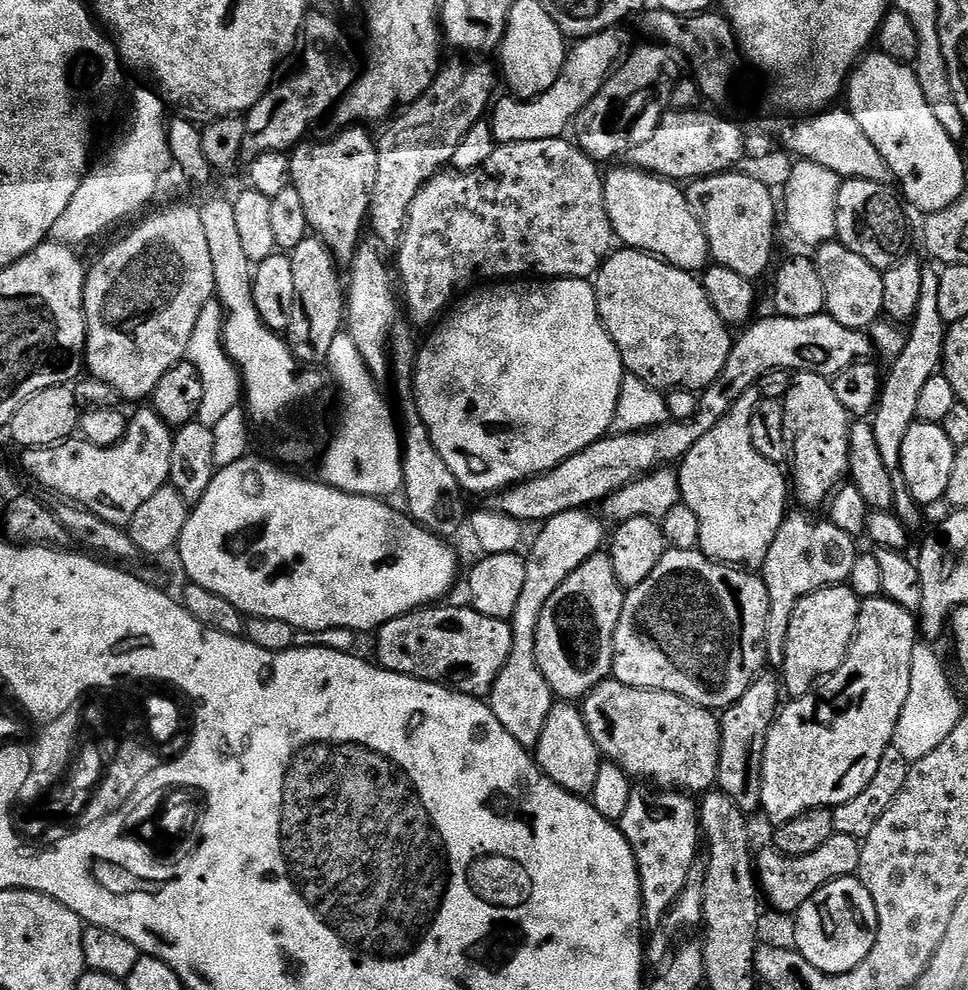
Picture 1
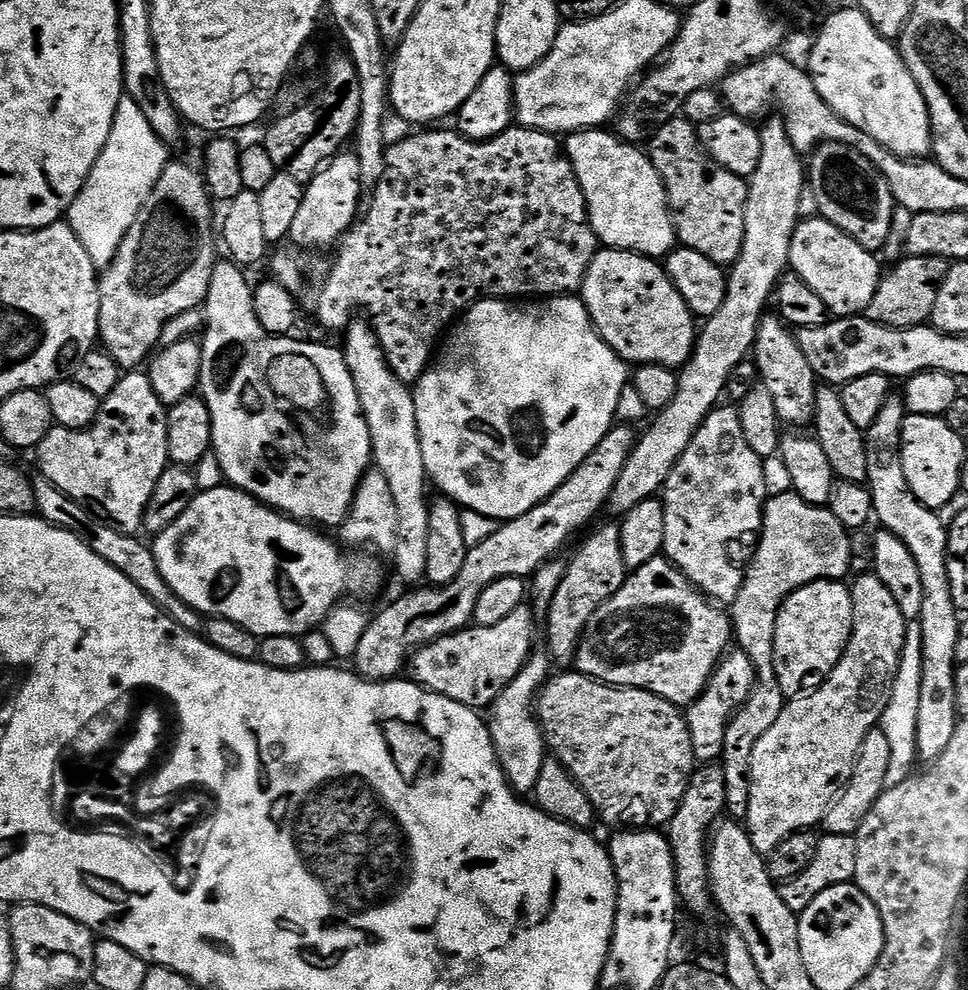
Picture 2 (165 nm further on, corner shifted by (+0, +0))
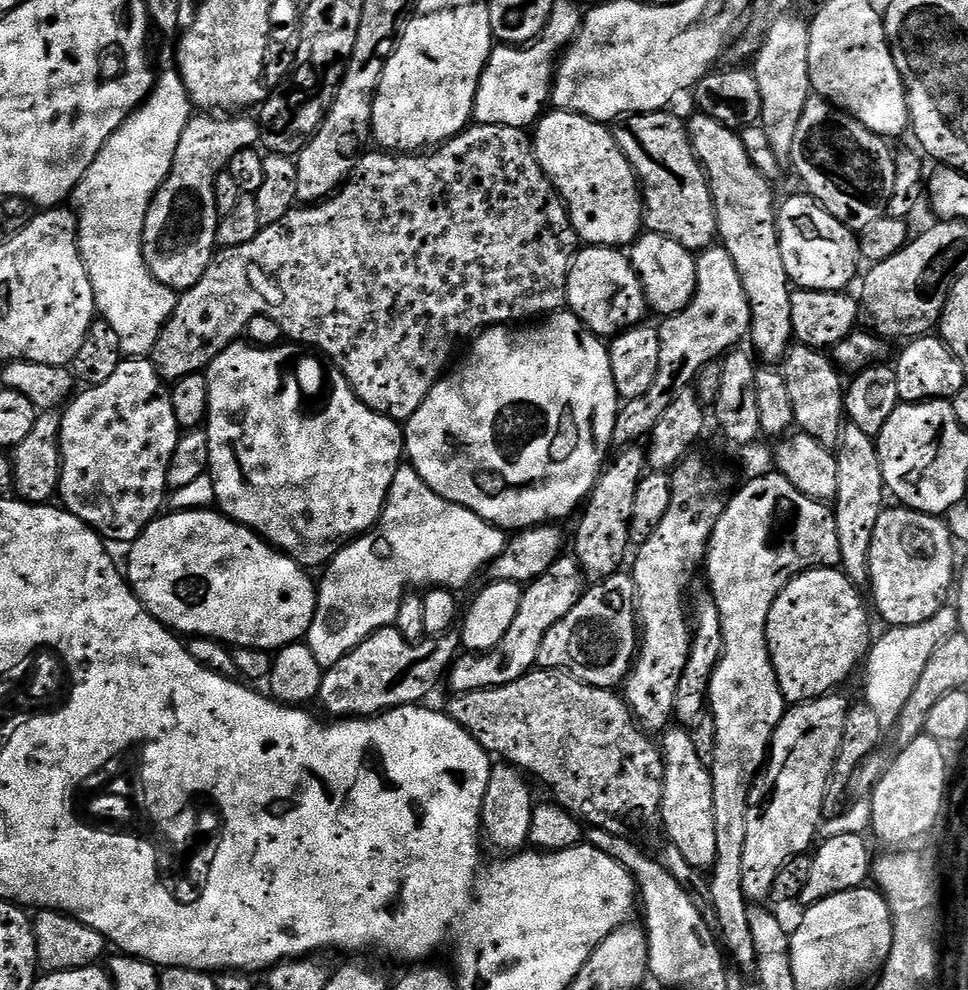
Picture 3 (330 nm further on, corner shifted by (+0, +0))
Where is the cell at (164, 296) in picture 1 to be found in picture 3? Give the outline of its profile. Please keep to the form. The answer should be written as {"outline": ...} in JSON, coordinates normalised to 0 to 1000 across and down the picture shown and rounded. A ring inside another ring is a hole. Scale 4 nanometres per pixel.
{"outline":[[[202,115],[195,121],[192,131],[188,131],[188,139],[184,139],[184,152],[180,152],[180,164],[176,168],[176,176],[157,201],[157,207],[151,218],[149,229],[149,260],[155,277],[167,289],[179,291],[183,297],[192,294],[196,289],[213,277],[225,254],[223,230],[227,227],[227,217],[223,215],[221,204],[221,188],[225,184],[225,176],[236,169],[238,160],[255,149],[264,149],[269,145],[269,126],[256,115],[240,115],[228,119],[223,115]]]}

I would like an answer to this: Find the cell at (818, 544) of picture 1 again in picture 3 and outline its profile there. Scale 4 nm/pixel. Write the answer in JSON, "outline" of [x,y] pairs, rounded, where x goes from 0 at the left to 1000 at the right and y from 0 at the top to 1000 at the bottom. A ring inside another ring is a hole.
{"outline":[[[800,476],[791,479],[790,482],[778,481],[769,485],[770,489],[759,498],[755,498],[752,510],[748,513],[746,523],[742,523],[742,527],[736,536],[736,544],[731,547],[731,560],[729,563],[729,578],[731,574],[731,586],[736,602],[740,605],[742,612],[742,620],[746,628],[746,644],[748,645],[748,656],[746,657],[746,665],[742,669],[742,673],[738,677],[738,681],[731,690],[731,709],[730,714],[736,719],[736,728],[733,734],[740,745],[740,753],[736,755],[736,766],[733,769],[733,779],[736,781],[736,793],[738,794],[738,838],[742,841],[742,859],[740,860],[740,870],[733,878],[733,908],[736,911],[736,921],[739,936],[742,938],[743,948],[746,951],[747,957],[750,959],[751,965],[754,967],[755,973],[760,976],[769,976],[764,974],[780,975],[781,961],[779,960],[779,943],[775,939],[775,916],[774,910],[769,908],[769,900],[767,899],[767,863],[771,856],[771,830],[775,819],[775,811],[773,807],[777,804],[777,784],[784,785],[787,777],[790,775],[793,767],[793,762],[798,754],[798,746],[802,740],[802,735],[808,729],[812,718],[812,708],[808,697],[804,693],[804,685],[802,678],[798,672],[795,665],[795,657],[793,656],[793,645],[791,644],[791,628],[795,624],[795,612],[800,612],[800,608],[804,604],[804,600],[808,600],[808,596],[820,583],[826,582],[830,578],[837,574],[862,574],[868,569],[868,556],[866,554],[866,531],[864,530],[864,522],[861,514],[854,508],[838,505],[833,499],[829,499],[819,489],[817,489],[808,478]]]}

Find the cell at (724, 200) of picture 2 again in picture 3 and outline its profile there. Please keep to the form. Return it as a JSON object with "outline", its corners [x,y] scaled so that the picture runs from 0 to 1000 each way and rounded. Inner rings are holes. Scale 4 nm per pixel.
{"outline":[[[694,111],[659,113],[644,118],[635,126],[634,136],[661,184],[665,204],[665,230],[676,236],[696,240],[696,244],[709,248],[709,253],[717,257],[728,255],[730,251],[737,249],[741,245],[742,235],[740,209],[736,203],[736,188],[731,185],[731,178],[727,175],[727,170],[715,151],[710,124],[706,120],[702,122]]]}

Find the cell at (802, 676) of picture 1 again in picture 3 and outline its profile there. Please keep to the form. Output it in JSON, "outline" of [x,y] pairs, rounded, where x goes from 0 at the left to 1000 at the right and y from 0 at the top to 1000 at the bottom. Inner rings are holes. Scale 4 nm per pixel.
{"outline":[[[867,573],[837,574],[826,582],[820,583],[810,593],[808,600],[804,600],[800,612],[795,612],[795,624],[791,628],[793,656],[804,685],[804,693],[815,712],[832,711],[835,707],[844,707],[847,703],[863,700],[867,696],[864,694],[874,690],[876,682],[884,674],[889,674],[890,668],[899,658],[899,614],[895,606],[893,611],[888,598],[886,591]]]}

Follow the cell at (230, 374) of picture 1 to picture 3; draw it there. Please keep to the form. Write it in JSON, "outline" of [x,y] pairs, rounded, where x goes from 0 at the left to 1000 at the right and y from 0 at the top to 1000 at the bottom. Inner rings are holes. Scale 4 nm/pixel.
{"outline":[[[166,72],[162,76],[161,84],[152,101],[115,137],[110,147],[105,147],[101,160],[97,160],[93,172],[89,172],[76,195],[83,256],[93,277],[99,313],[102,322],[118,329],[119,335],[122,336],[125,357],[132,362],[149,362],[156,357],[167,337],[169,326],[180,317],[184,302],[184,297],[179,291],[167,289],[167,285],[163,285],[155,277],[149,260],[151,218],[157,201],[161,199],[170,180],[176,176],[180,152],[184,152],[184,139],[188,139],[188,131],[192,131],[195,121],[200,116],[200,106],[194,98],[193,91],[188,87],[178,89],[178,81],[180,85],[179,74],[177,77],[176,74]]]}

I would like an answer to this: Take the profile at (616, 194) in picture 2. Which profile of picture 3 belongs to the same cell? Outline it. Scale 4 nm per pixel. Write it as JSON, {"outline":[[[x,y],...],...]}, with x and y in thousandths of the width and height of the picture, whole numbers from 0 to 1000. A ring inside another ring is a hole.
{"outline":[[[566,111],[552,126],[552,148],[560,172],[582,200],[595,237],[604,247],[644,252],[657,245],[665,230],[663,191],[657,173],[625,126],[592,113]]]}

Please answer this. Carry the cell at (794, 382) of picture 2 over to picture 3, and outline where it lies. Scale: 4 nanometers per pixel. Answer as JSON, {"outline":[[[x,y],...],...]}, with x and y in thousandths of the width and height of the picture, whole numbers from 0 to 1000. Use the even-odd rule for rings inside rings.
{"outline":[[[719,115],[716,121],[710,122],[710,126],[717,156],[736,188],[743,245],[752,254],[754,261],[758,261],[762,281],[767,281],[767,289],[771,289],[777,318],[776,351],[786,365],[789,363],[790,369],[805,369],[820,347],[816,325],[816,301],[820,291],[808,265],[802,231],[804,202],[798,199],[799,187],[781,171],[779,164],[775,164],[775,156],[771,156],[771,147],[767,147],[763,132],[746,127],[746,123],[726,115]]]}

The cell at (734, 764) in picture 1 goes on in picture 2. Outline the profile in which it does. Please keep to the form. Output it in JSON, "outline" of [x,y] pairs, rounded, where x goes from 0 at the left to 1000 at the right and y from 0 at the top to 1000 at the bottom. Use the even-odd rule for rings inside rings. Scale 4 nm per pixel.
{"outline":[[[763,657],[749,659],[747,667],[736,678],[727,699],[709,715],[713,749],[717,754],[720,769],[740,770],[747,765],[752,730],[760,724],[764,714],[777,704],[782,690],[781,675],[775,669],[773,662]]]}

